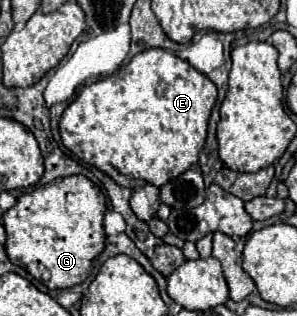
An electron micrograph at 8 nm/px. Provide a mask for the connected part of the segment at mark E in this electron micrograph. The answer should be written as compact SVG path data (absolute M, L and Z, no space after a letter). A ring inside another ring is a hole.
M149 48L135 54L131 62L113 76L105 76L93 84L83 86L79 96L63 112L59 132L67 150L111 176L117 184L131 190L145 184L159 188L197 164L199 152L207 138L207 124L215 102L217 88L205 74L197 72L191 64L171 52Z

